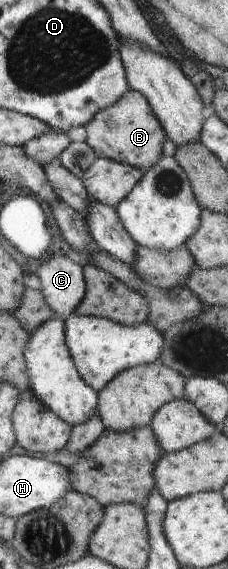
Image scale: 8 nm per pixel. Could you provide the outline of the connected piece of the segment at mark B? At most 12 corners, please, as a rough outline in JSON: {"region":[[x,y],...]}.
{"region":[[135,90],[84,129],[98,158],[147,171],[165,131]]}

